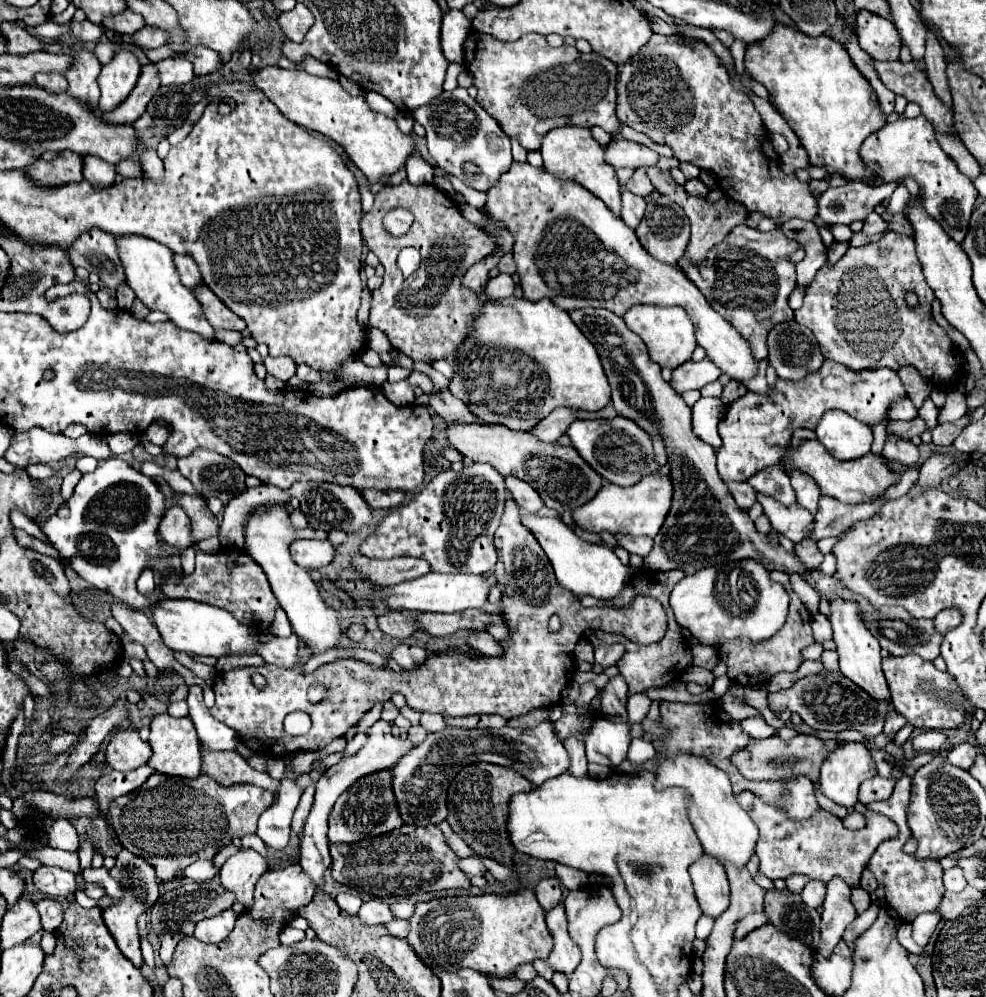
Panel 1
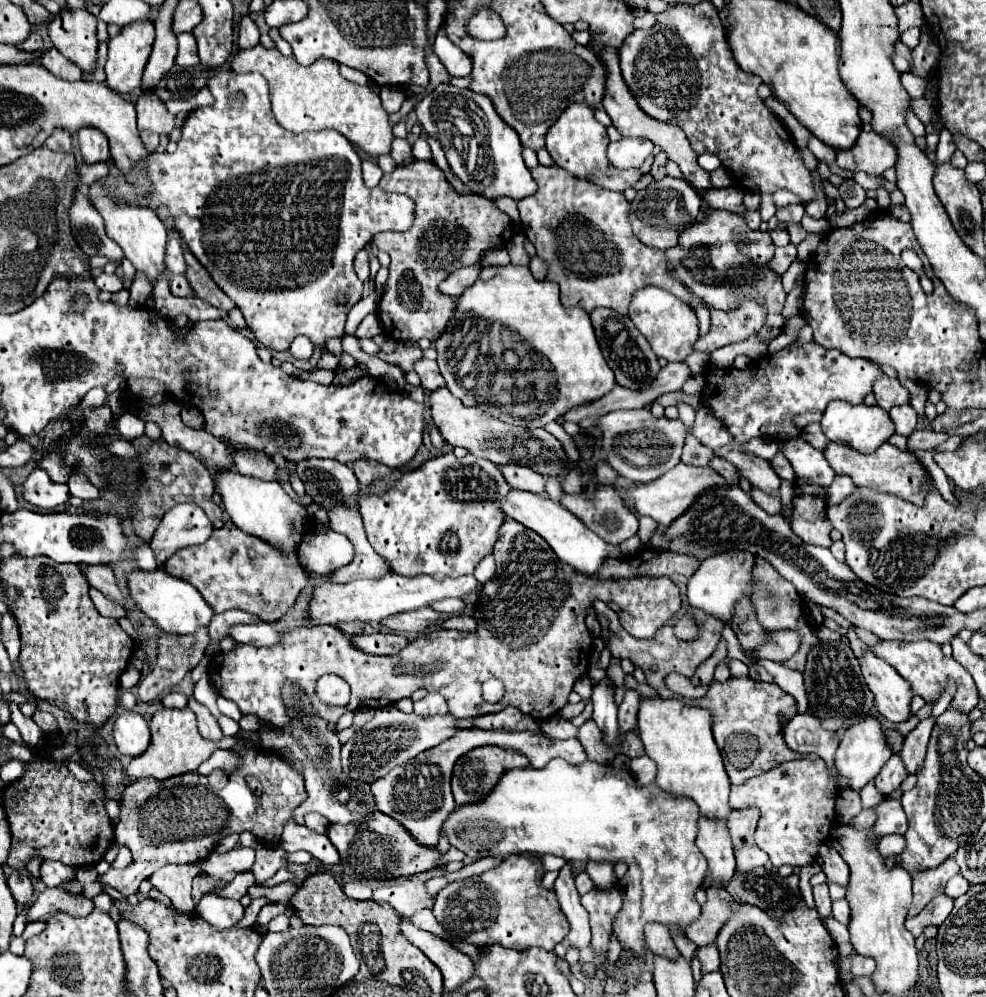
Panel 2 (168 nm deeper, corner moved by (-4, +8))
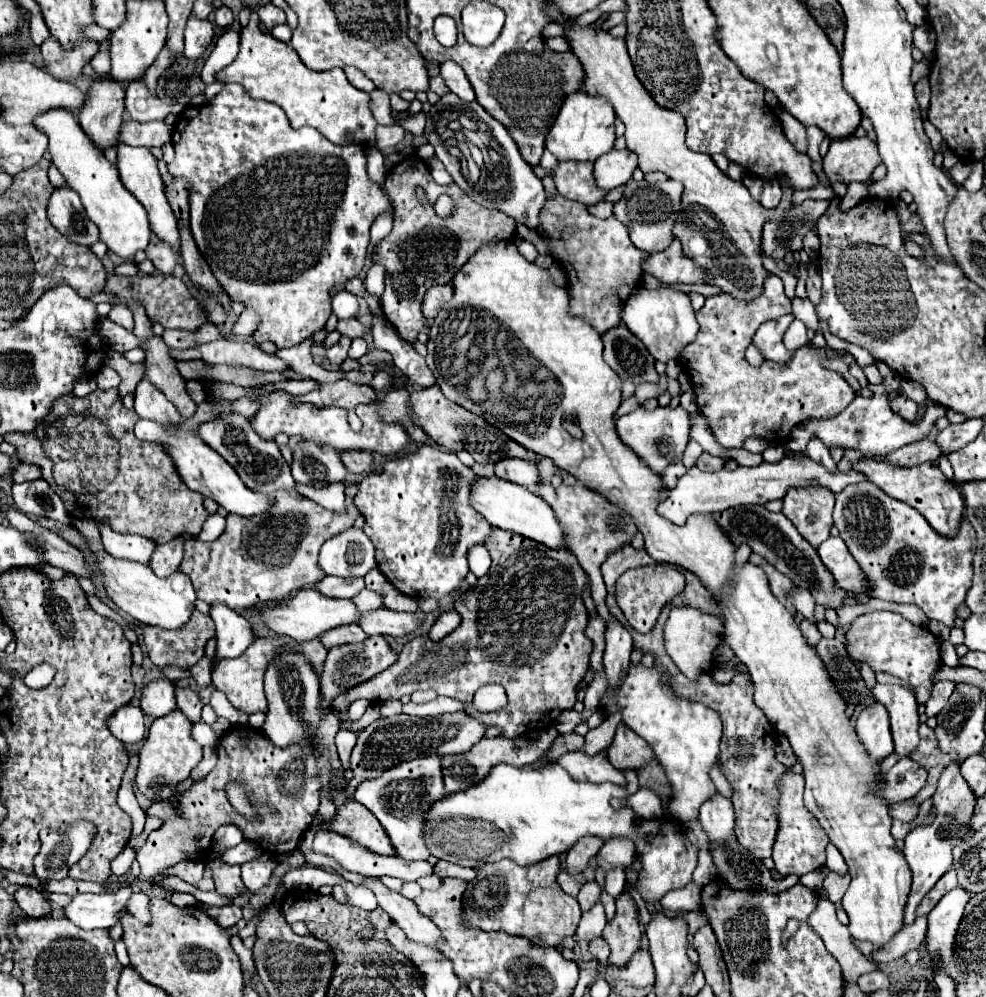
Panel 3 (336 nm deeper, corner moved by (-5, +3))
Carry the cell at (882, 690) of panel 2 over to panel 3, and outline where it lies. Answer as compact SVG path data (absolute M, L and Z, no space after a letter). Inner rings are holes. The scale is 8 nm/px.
M875 684L873 688L875 700L885 704L891 720L891 732L895 742L895 752L905 758L919 744L919 714L915 694L903 686L891 684Z

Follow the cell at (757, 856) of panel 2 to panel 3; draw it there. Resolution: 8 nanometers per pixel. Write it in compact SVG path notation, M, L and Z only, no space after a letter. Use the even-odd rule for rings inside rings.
M625 546L625 548L621 548L621 552L611 552L607 556L607 560L601 566L601 572L603 572L603 580L607 584L609 612L629 630L637 648L641 648L643 652L653 652L655 654L655 666L665 672L665 680L669 680L675 694L679 694L683 698L689 698L689 700L697 700L697 702L709 706L711 710L719 712L721 722L723 722L719 764L721 764L721 770L731 784L731 790L733 790L731 800L733 800L733 806L735 806L735 834L737 834L741 846L745 846L755 858L769 858L771 850L773 850L773 840L775 840L775 834L777 834L777 814L775 814L775 810L777 810L777 780L787 772L787 768L775 758L775 752L773 752L775 728L769 724L769 720L765 718L761 708L757 708L757 704L753 702L753 684L747 680L745 672L737 674L729 684L723 684L723 686L717 684L707 674L703 674L697 682L689 682L679 672L679 668L673 664L673 660L667 656L665 646L663 646L663 624L665 624L667 614L673 606L693 606L697 610L721 616L719 604L711 598L709 590L701 584L701 580L695 574L681 568L681 574L685 576L687 586L681 592L681 596L675 596L669 604L665 604L665 608L661 610L661 618L657 618L657 624L653 626L653 630L649 634L641 634L629 625L623 612L621 612L621 608L617 606L617 600L615 600L615 582L625 570L652 563L654 561L645 549L638 550L633 546Z

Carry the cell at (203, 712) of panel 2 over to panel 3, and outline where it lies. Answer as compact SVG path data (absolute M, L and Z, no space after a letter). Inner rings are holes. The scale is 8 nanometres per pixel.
M175 686L175 700L177 700L177 708L191 720L191 722L197 722L201 718L201 700L199 696L191 690L191 688L181 688L181 686Z

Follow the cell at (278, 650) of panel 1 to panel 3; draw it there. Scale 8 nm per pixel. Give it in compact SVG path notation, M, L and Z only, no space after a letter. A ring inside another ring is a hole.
M211 604L209 614L217 626L217 652L213 658L215 664L217 660L239 656L255 640L255 632L251 630L249 622L241 614L233 612L227 604Z

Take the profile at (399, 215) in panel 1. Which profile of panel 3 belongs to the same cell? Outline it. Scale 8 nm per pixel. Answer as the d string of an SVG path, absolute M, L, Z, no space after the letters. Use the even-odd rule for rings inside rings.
M225 84L223 90L207 104L193 106L183 110L173 124L173 148L175 148L175 160L167 166L171 176L185 178L191 184L191 232L193 238L207 260L211 272L223 286L223 290L229 294L231 300L241 300L245 308L253 308L261 316L261 326L255 332L255 342L275 342L279 348L291 348L305 338L313 336L317 330L321 330L329 318L329 290L335 284L345 284L349 278L359 276L363 262L365 262L365 250L369 246L369 228L373 220L389 210L391 202L387 200L387 194L369 180L367 176L367 146L349 142L349 144L333 144L323 134L319 134L315 128L305 126L303 130L291 128L285 112L271 102L253 100L247 96L243 86L239 84Z

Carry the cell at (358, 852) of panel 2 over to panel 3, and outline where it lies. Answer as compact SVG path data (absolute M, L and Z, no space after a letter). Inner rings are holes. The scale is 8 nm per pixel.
M349 800L345 808L339 808L333 820L327 820L321 824L323 828L335 830L343 836L349 836L351 840L363 844L365 848L377 852L377 854L387 854L393 856L395 850L389 842L389 836L381 828L379 820L359 802Z

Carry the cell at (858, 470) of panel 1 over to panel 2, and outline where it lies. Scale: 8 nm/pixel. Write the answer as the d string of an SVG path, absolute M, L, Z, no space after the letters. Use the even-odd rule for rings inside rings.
M828 443L828 447L822 453L828 459L830 467L836 471L836 475L848 475L856 487L868 487L882 493L892 493L914 505L922 505L924 501L924 493L930 483L926 469L920 465L920 461L914 455L900 451L898 447L890 443L880 445L874 453L868 453L868 455L860 451L852 451L852 447L844 447L840 443Z

